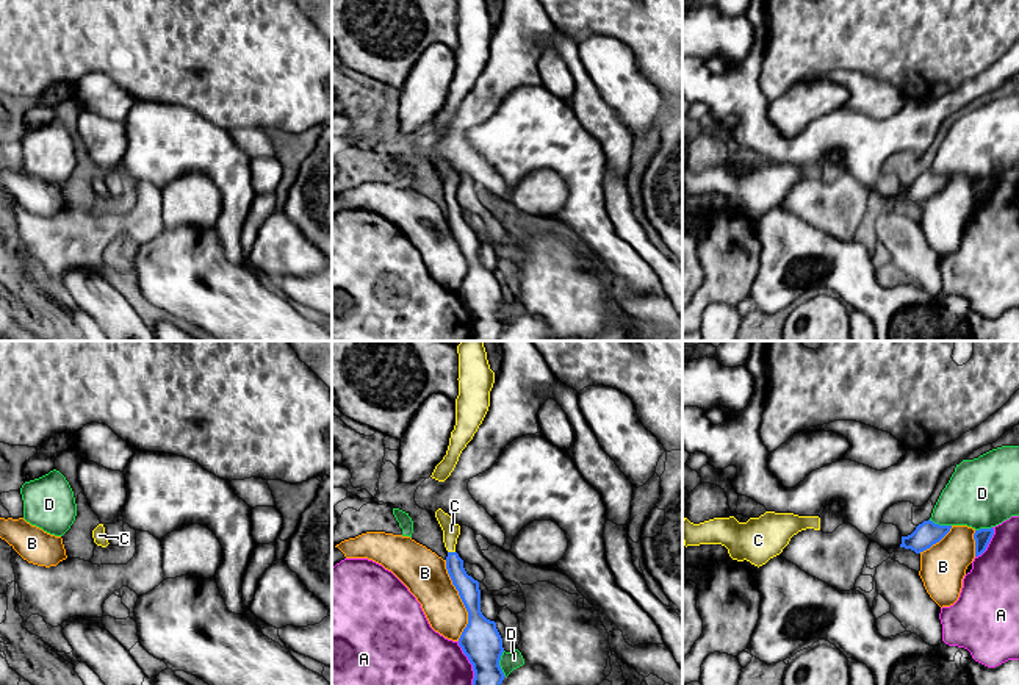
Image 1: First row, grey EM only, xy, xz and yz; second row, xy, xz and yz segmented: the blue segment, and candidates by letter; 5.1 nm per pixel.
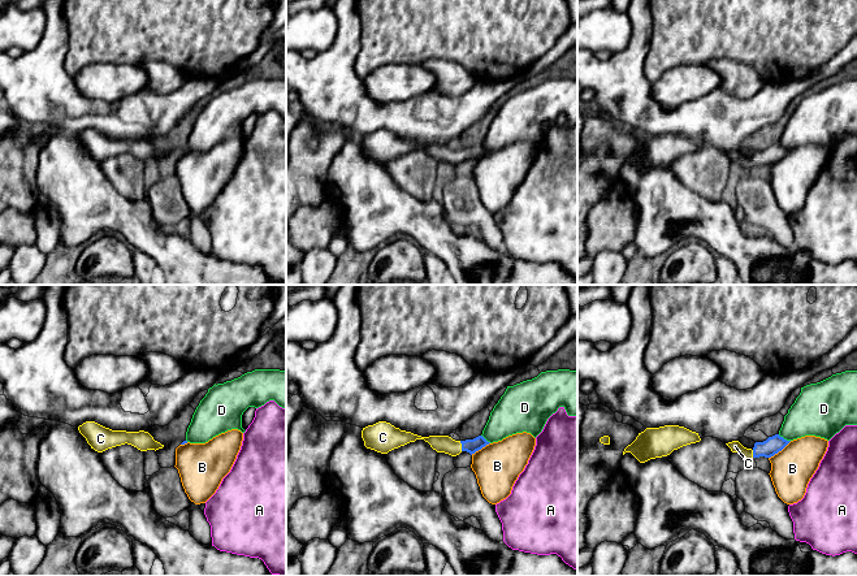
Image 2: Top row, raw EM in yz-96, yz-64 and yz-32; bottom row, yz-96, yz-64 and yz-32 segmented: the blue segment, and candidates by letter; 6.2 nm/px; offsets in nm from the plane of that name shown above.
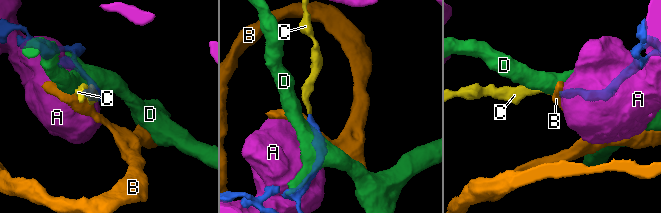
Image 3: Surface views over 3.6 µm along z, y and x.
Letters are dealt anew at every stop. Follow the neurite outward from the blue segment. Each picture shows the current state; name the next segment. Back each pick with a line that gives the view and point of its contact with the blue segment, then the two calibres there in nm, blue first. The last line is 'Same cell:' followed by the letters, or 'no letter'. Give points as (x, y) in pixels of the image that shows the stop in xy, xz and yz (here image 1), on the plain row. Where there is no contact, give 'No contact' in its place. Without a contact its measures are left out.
C: Touches blue at xz (451, 202). Thickness 110 nm (blue) against 90 nm
Same cell: C

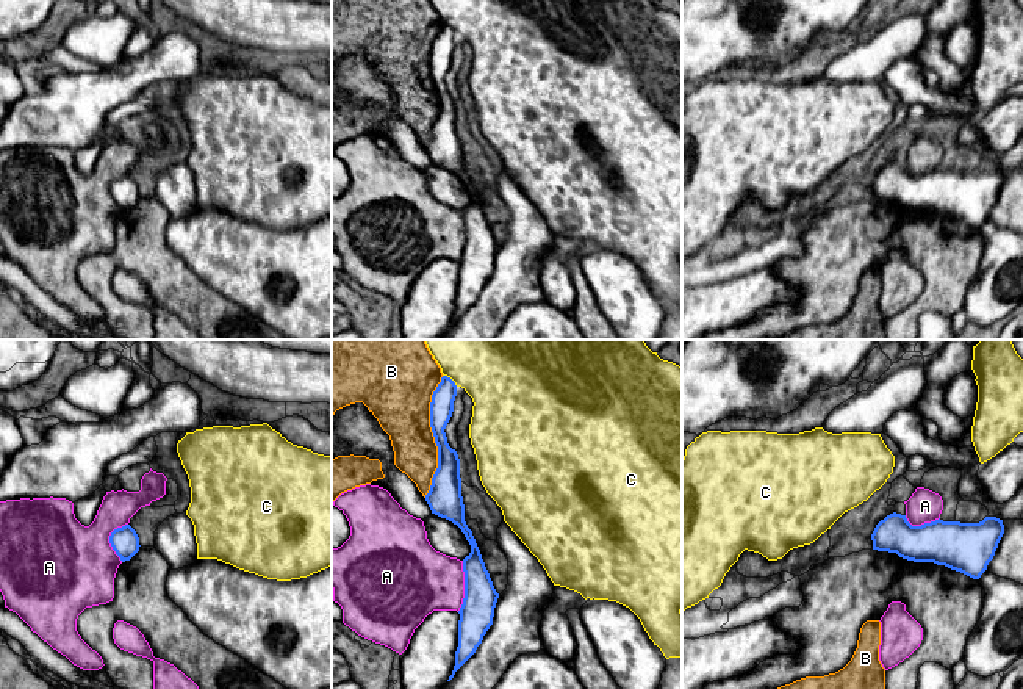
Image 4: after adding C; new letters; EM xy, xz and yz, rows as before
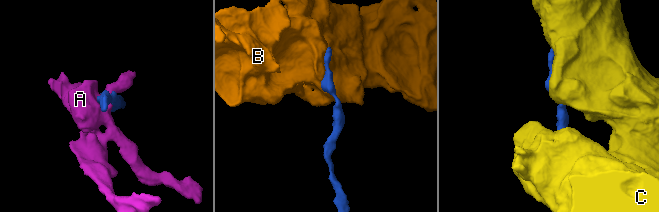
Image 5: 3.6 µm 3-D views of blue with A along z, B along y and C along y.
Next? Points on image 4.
Same cell: no letter

